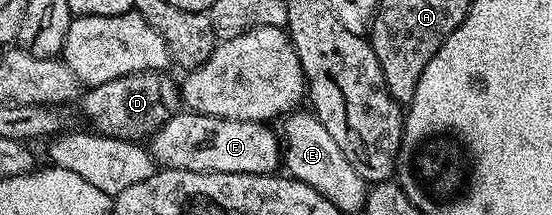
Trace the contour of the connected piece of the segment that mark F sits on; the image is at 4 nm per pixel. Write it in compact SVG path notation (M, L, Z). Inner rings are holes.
M181 110L171 115L149 137L148 151L162 168L193 172L243 172L269 176L279 171L284 148L271 125L256 120L225 120Z

